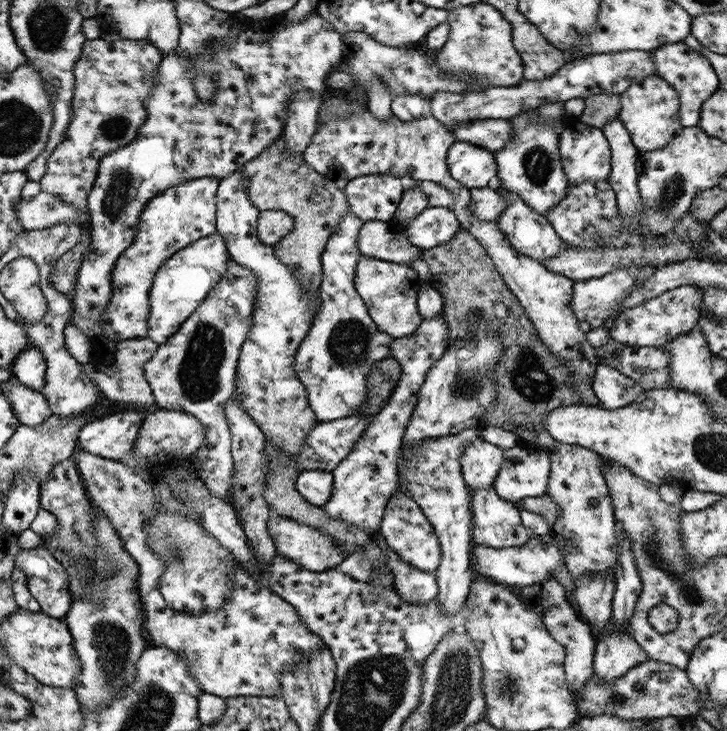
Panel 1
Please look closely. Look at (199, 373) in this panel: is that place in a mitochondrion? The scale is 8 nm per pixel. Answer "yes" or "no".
yes

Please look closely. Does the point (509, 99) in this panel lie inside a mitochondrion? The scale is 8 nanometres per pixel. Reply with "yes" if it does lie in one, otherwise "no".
no

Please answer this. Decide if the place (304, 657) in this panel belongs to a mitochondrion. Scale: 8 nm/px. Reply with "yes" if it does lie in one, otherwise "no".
no

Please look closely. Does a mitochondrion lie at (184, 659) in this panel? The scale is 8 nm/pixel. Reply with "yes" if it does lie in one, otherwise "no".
no

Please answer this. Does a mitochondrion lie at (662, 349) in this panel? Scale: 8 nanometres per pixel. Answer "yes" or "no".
no

